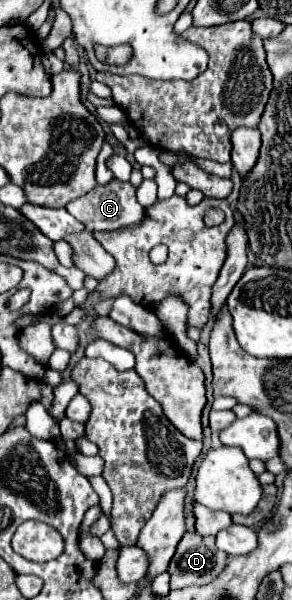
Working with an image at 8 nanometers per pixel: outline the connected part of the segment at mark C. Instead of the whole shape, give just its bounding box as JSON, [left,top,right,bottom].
[71,179,145,231]

